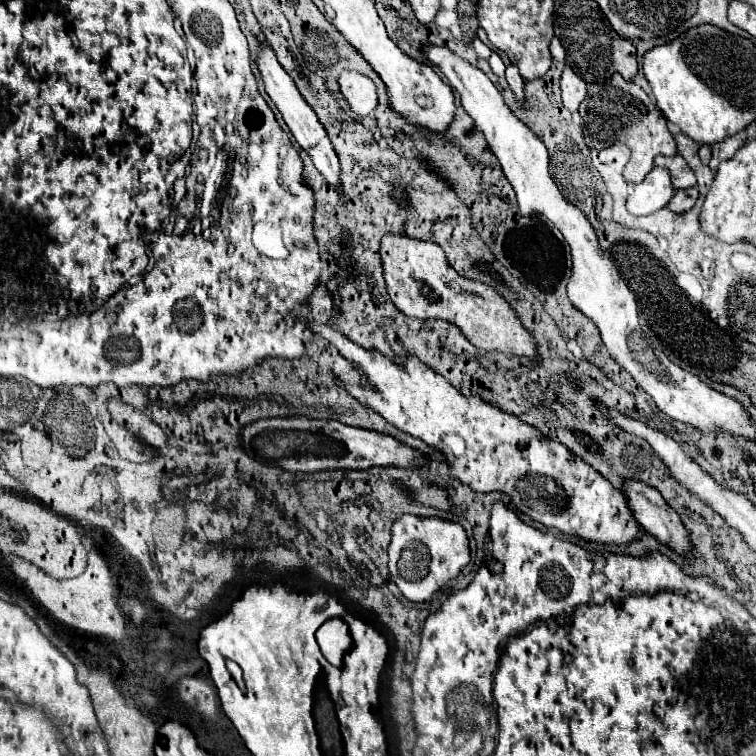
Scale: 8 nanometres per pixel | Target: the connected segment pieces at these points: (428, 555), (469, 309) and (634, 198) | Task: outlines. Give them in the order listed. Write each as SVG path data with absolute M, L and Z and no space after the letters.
M405 514L393 524L391 532L393 532L389 544L391 580L411 602L427 602L449 580L457 578L463 566L469 564L469 540L465 528L457 522Z
M385 234L381 242L381 260L387 294L403 314L419 320L449 320L459 326L469 342L473 342L473 346L479 350L501 350L507 354L537 358L535 340L523 328L511 306L499 296L495 288L459 276L447 262L441 246L409 236Z
M655 166L647 178L641 184L635 184L629 198L627 198L627 210L633 216L647 216L657 212L659 208L667 206L673 198L675 188L671 184L669 170Z

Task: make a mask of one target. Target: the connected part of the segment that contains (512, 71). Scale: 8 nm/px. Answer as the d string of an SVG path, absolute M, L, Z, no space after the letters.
M509 64L509 66L507 66L507 74L505 74L505 78L507 78L511 90L517 94L517 100L519 100L519 104L521 104L521 100L523 100L523 78L521 78L517 66Z

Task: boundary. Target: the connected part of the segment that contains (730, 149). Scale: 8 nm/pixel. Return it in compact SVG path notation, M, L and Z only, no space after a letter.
M727 138L727 140L719 142L719 144L715 144L715 146L713 146L713 156L711 156L709 168L711 168L711 170L717 170L723 160L733 158L733 154L739 150L741 144L743 144L743 140L739 140L739 138Z

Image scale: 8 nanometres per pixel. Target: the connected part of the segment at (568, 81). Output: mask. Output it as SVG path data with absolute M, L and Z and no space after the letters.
M565 68L563 74L561 74L561 92L563 92L565 108L575 112L587 96L587 84L585 84L583 78L579 78L573 72L573 68Z

